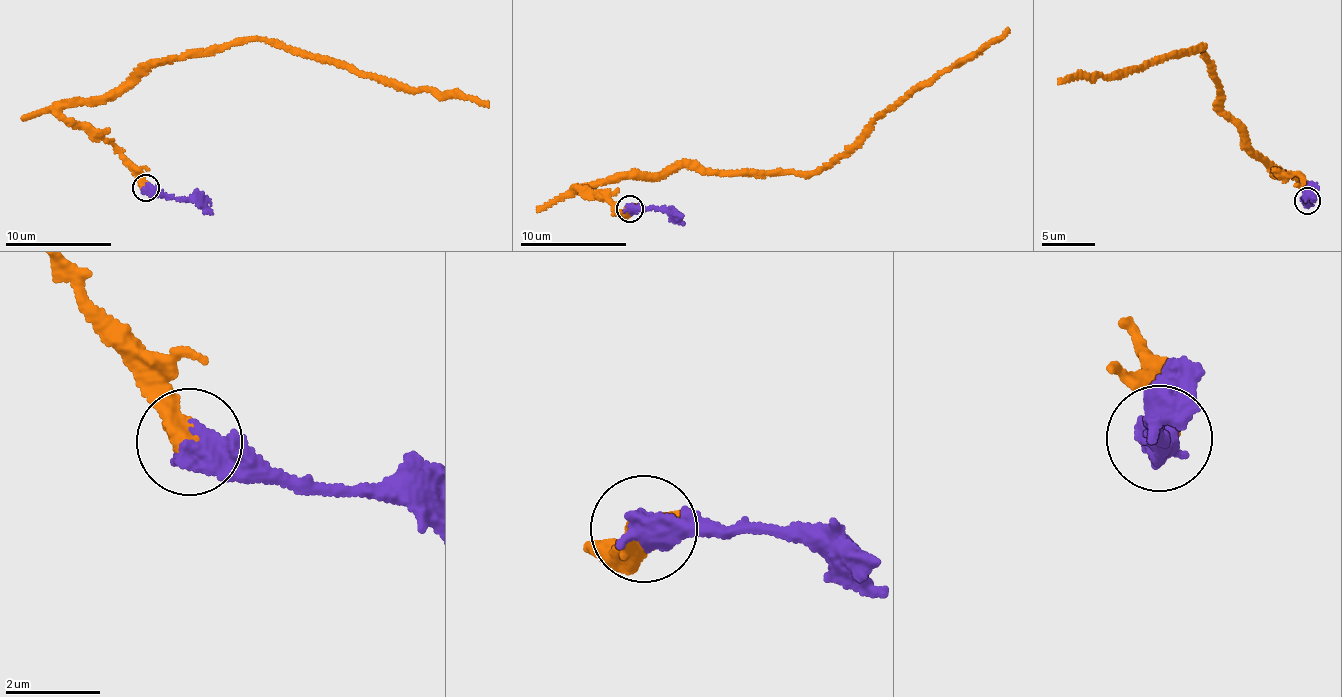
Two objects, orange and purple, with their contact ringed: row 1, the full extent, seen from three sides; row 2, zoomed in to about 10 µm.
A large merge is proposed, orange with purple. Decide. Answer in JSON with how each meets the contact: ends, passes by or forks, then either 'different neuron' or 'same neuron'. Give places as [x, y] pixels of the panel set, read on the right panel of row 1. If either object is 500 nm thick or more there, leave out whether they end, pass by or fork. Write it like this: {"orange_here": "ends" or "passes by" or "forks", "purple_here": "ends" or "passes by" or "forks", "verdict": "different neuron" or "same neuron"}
{"verdict": "same neuron"}

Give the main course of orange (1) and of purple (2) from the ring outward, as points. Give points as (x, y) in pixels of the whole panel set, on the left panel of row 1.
1: (146, 188), (136, 167), (63, 107), (116, 97), (152, 67), (250, 41), (488, 106)
2: (146, 188), (159, 187), (168, 195), (192, 197), (212, 213)

